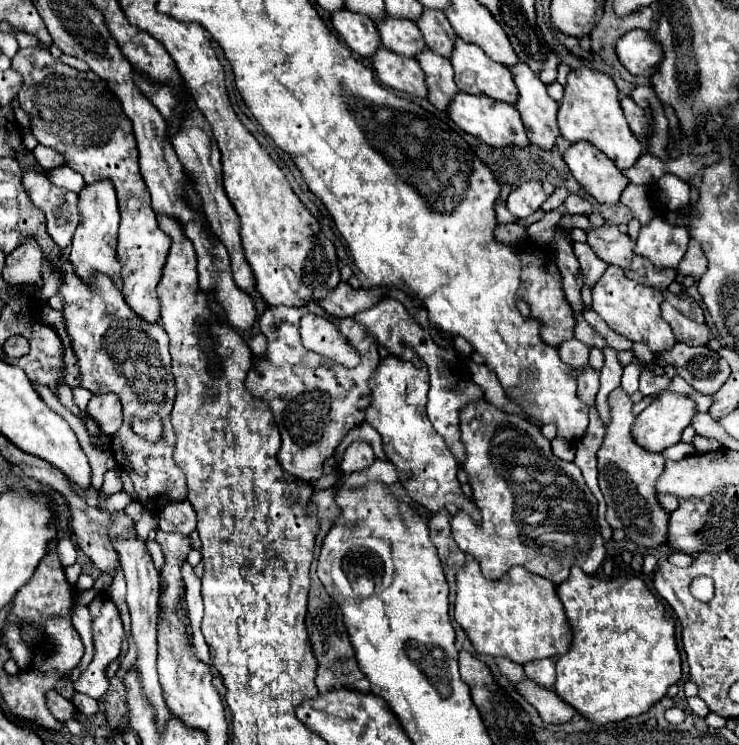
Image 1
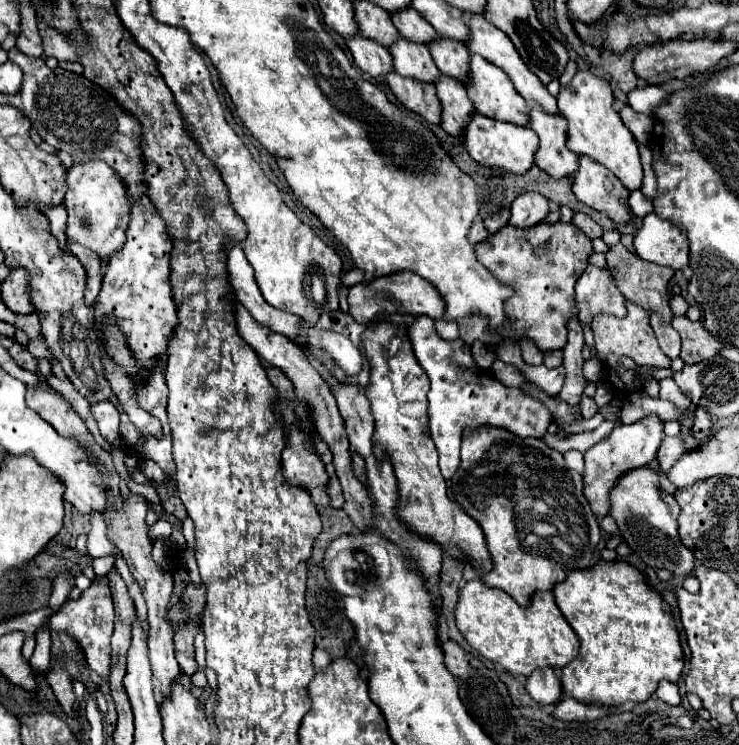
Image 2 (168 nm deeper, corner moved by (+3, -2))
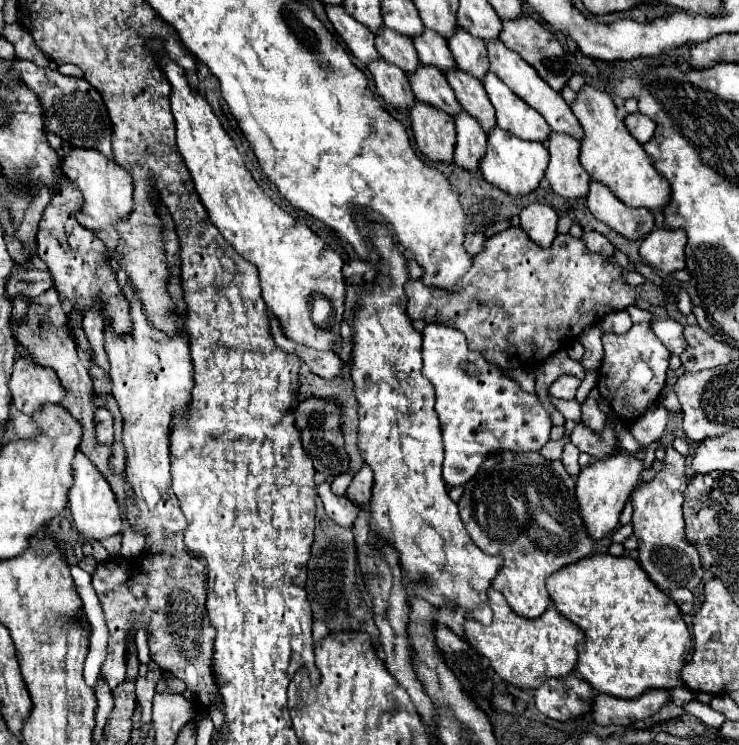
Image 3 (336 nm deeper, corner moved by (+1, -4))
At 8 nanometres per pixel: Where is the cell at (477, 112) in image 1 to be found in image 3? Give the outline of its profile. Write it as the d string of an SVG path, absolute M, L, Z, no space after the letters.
M493 127L487 133L487 153L479 163L479 171L483 173L485 181L497 185L503 191L509 191L509 195L527 195L543 179L547 161L549 157L543 143L525 141L521 137L515 137L513 133L503 131L501 127Z

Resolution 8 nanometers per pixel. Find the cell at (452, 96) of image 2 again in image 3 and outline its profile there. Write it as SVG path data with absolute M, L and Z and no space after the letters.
M461 109L455 115L455 127L457 127L457 145L455 145L455 157L453 161L469 171L479 169L481 153L485 153L485 131L481 123L469 115L465 109Z

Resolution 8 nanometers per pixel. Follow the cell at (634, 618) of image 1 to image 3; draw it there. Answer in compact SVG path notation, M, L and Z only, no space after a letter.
M593 555L585 557L565 569L547 577L547 591L555 607L583 629L587 641L579 649L579 661L575 671L585 679L597 693L607 693L619 699L635 699L649 689L671 689L683 687L679 677L685 655L691 651L691 635L679 613L679 607L663 591L649 581L647 573L631 557Z

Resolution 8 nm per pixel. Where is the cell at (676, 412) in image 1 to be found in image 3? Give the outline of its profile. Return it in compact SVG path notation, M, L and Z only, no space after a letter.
M617 449L617 451L609 453L605 459L597 459L589 467L581 469L579 479L577 479L577 501L581 505L581 515L585 517L589 535L593 539L605 537L619 525L619 515L621 515L631 491L641 481L643 469L645 469L643 461L639 457L633 457L633 453L629 453L625 449Z

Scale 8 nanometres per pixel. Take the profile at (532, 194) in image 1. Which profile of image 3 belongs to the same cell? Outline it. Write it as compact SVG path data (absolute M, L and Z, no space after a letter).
M531 203L527 205L521 215L521 229L537 243L537 245L551 245L557 229L557 213L549 205Z

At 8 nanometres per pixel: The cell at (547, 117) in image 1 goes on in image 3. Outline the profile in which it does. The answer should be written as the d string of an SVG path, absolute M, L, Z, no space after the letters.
M551 131L545 145L549 151L545 179L549 181L551 189L567 199L585 197L591 177L579 163L579 141L567 133Z

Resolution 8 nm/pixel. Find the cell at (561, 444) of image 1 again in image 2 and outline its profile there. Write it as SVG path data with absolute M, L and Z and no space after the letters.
M567 451L565 453L565 465L569 469L575 469L575 471L583 473L583 453L581 451Z

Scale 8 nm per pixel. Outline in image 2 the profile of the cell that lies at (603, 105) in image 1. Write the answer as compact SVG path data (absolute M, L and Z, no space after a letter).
M579 71L569 85L561 87L557 103L569 123L567 147L577 155L587 155L595 163L607 167L629 191L641 189L643 167L639 161L637 143L631 131L623 125L619 113L613 109L613 93L609 83L589 71Z

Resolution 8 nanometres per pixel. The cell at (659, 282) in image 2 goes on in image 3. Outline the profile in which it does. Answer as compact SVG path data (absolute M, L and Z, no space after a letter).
M651 319L651 329L659 337L659 341L667 347L671 355L681 355L685 349L685 339L683 339L683 325L677 323L675 319Z

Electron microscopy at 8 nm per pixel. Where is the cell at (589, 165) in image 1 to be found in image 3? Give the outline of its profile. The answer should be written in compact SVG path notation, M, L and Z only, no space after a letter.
M591 179L587 209L613 231L621 233L627 239L641 239L649 229L653 229L655 219L647 209L633 209L619 201L603 183Z

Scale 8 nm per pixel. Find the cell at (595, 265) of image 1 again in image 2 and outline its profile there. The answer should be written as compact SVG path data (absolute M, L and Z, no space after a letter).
M589 263L585 273L575 285L577 295L577 307L579 307L579 323L581 327L589 327L595 315L617 315L621 311L621 317L627 315L625 309L625 297L615 287L608 270Z

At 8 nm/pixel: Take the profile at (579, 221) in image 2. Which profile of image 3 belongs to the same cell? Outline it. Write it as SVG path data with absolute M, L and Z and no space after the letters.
M583 231L583 237L581 237L583 241L585 241L585 245L591 249L591 251L595 251L595 253L601 253L601 255L613 255L615 253L615 245L607 239L607 237L603 237L601 233L597 233L597 231Z

